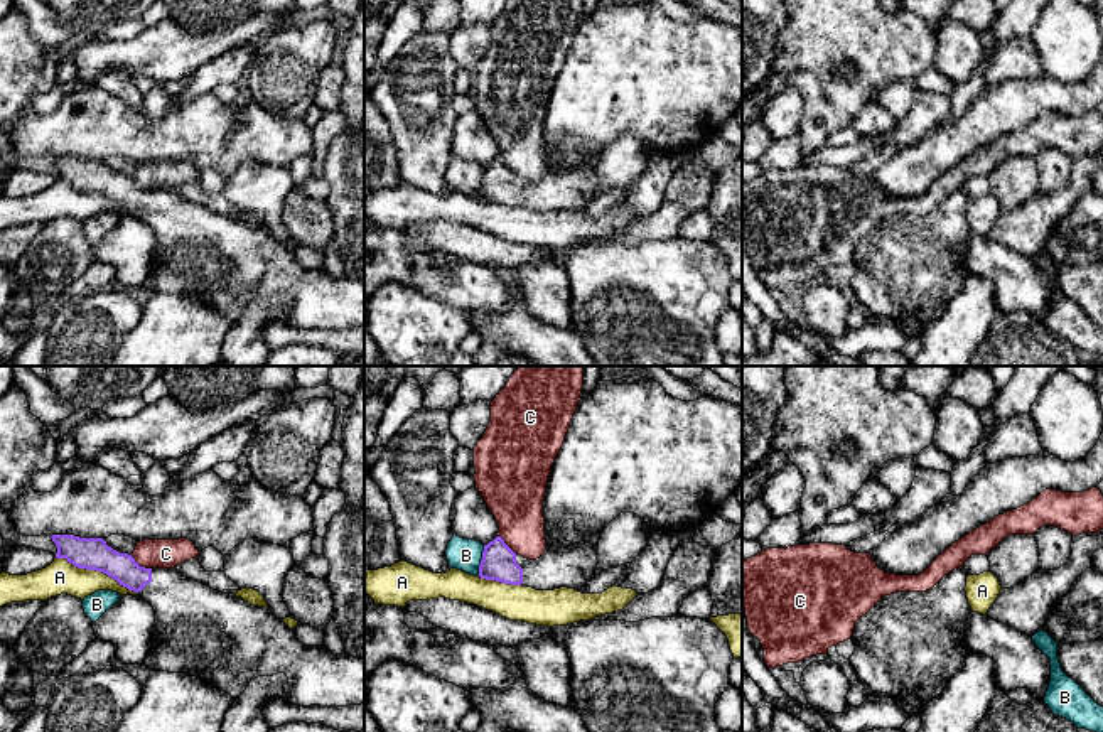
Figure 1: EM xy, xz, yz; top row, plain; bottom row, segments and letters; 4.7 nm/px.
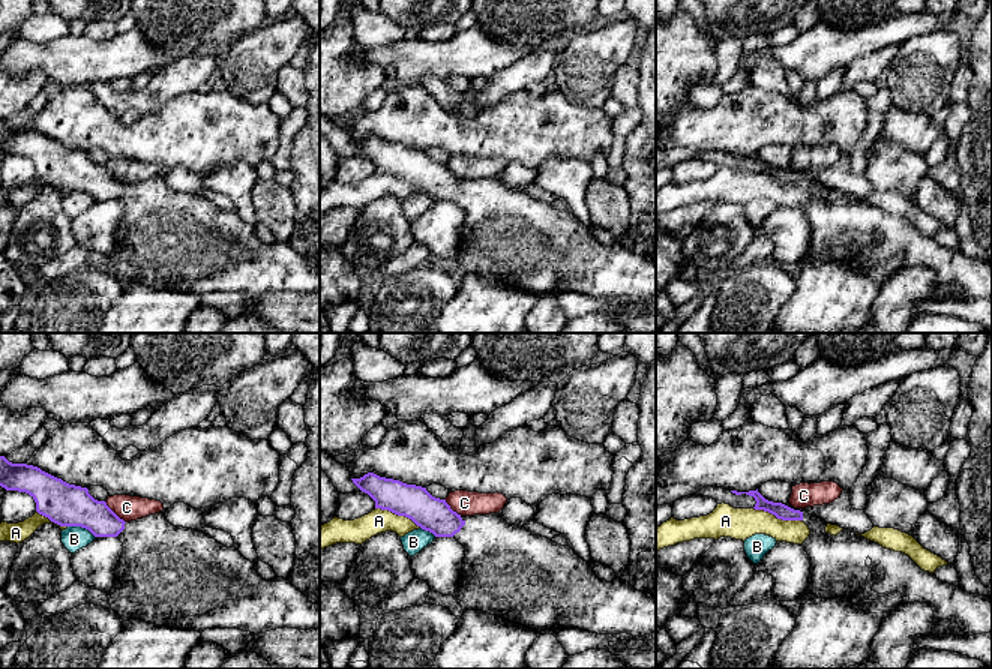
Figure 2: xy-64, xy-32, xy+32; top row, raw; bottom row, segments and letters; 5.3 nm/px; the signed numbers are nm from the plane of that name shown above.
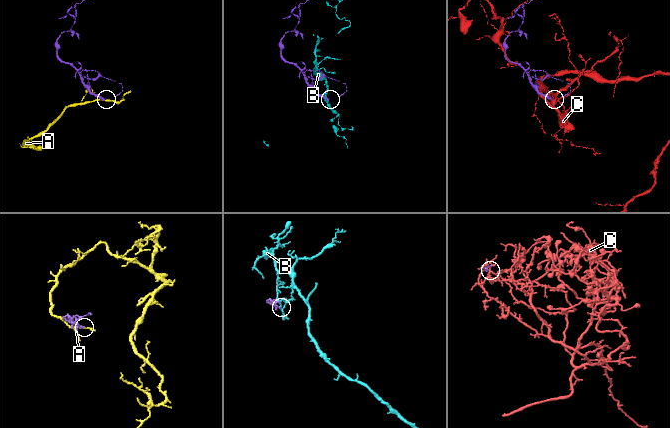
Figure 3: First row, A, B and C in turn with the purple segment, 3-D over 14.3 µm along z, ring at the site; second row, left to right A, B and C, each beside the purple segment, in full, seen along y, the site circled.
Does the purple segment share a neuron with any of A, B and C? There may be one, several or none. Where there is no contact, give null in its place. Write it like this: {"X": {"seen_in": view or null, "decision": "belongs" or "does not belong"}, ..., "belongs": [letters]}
{"A": {"seen_in": "xy", "decision": "does not belong"}, "B": {"seen_in": "xz", "decision": "does not belong"}, "C": {"seen_in": "xy", "decision": "does not belong"}, "belongs": []}

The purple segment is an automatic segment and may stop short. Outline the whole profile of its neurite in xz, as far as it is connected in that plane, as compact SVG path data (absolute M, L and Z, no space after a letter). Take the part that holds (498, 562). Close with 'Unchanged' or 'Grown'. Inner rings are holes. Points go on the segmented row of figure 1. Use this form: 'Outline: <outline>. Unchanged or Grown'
Outline: M575 519L563 523L560 536L552 540L545 530L546 550L536 560L514 553L501 536L484 545L479 577L509 585L555 590L578 589L602 570L597 568L600 535L578 536Z. Grown

